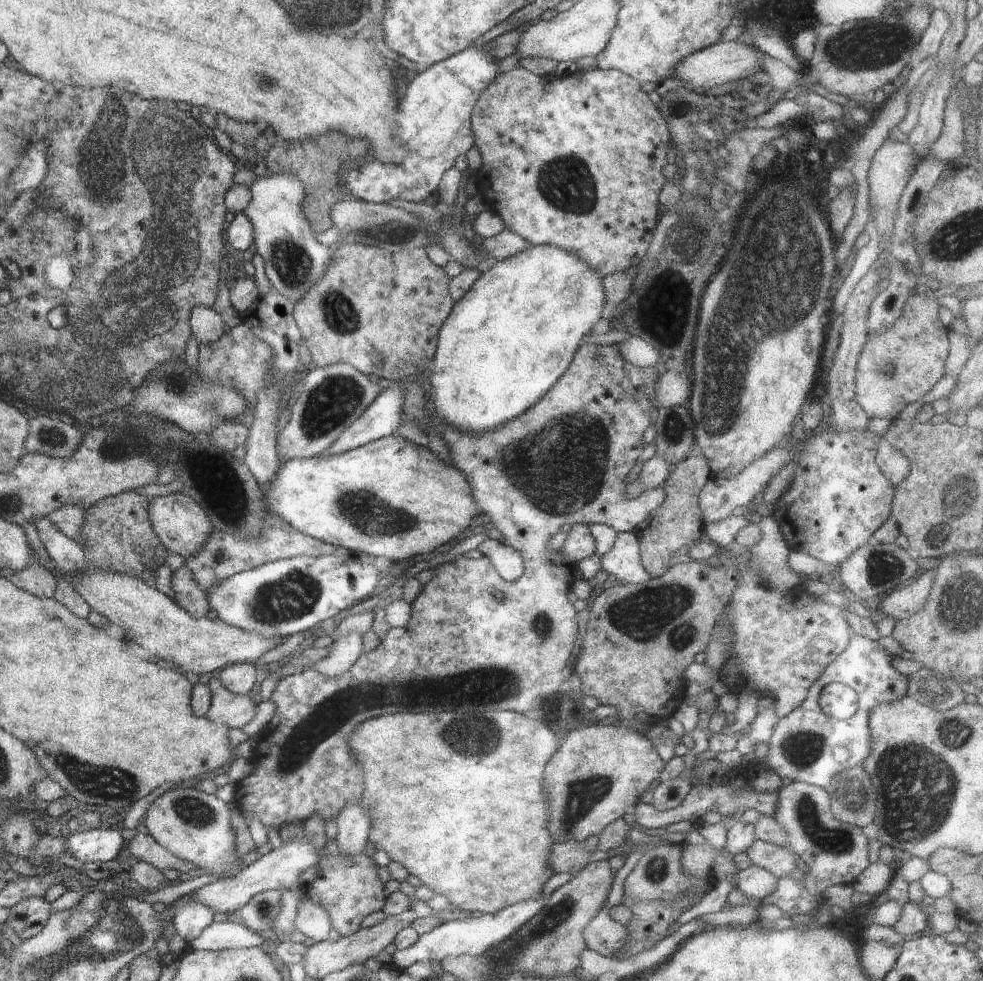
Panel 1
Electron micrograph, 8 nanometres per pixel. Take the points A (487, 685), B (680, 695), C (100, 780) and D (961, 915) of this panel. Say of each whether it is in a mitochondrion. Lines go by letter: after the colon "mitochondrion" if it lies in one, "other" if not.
A: mitochondrion
B: other
C: mitochondrion
D: other

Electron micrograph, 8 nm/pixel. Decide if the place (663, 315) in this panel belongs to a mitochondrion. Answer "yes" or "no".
yes

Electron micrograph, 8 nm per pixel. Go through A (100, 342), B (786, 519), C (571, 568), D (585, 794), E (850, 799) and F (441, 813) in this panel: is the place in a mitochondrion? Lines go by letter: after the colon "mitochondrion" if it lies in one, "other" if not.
A: mitochondrion
B: other
C: other
D: mitochondrion
E: mitochondrion
F: other

